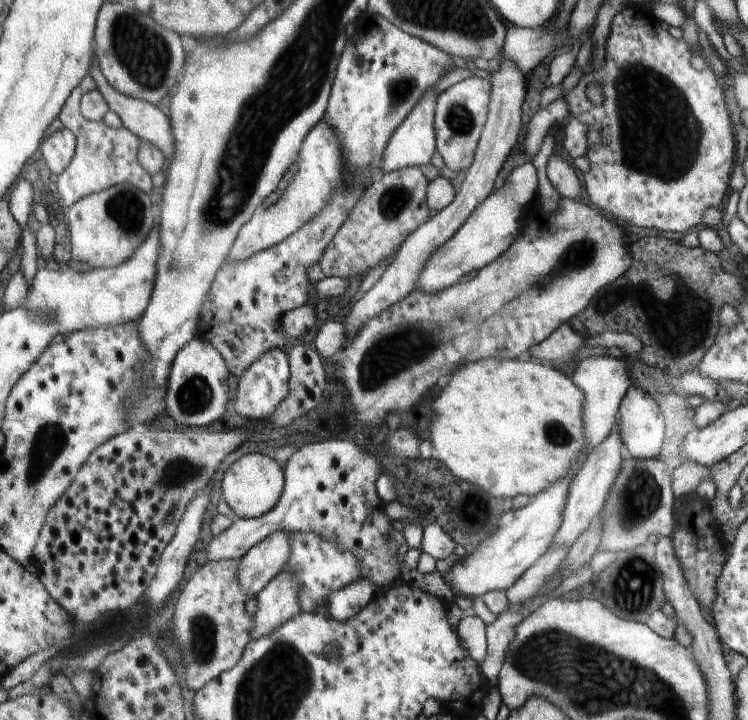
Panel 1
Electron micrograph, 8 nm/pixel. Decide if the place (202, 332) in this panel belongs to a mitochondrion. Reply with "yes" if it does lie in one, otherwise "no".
no

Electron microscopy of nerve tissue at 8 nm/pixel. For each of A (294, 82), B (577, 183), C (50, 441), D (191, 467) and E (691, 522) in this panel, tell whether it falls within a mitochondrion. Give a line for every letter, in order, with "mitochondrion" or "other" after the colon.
A: mitochondrion
B: other
C: mitochondrion
D: mitochondrion
E: other

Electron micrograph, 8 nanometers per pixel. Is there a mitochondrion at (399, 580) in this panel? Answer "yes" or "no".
no

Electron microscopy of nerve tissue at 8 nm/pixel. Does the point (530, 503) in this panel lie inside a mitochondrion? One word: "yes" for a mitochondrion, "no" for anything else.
no

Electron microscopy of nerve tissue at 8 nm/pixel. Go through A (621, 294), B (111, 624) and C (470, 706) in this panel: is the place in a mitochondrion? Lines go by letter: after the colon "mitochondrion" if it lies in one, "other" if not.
A: other
B: other
C: other

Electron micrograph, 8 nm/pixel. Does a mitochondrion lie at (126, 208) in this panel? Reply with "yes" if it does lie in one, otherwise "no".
yes

